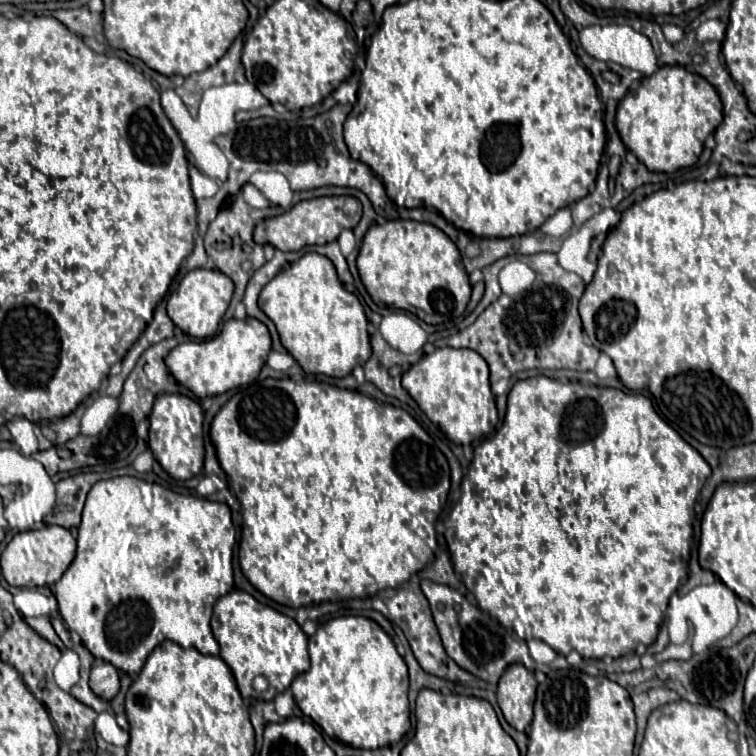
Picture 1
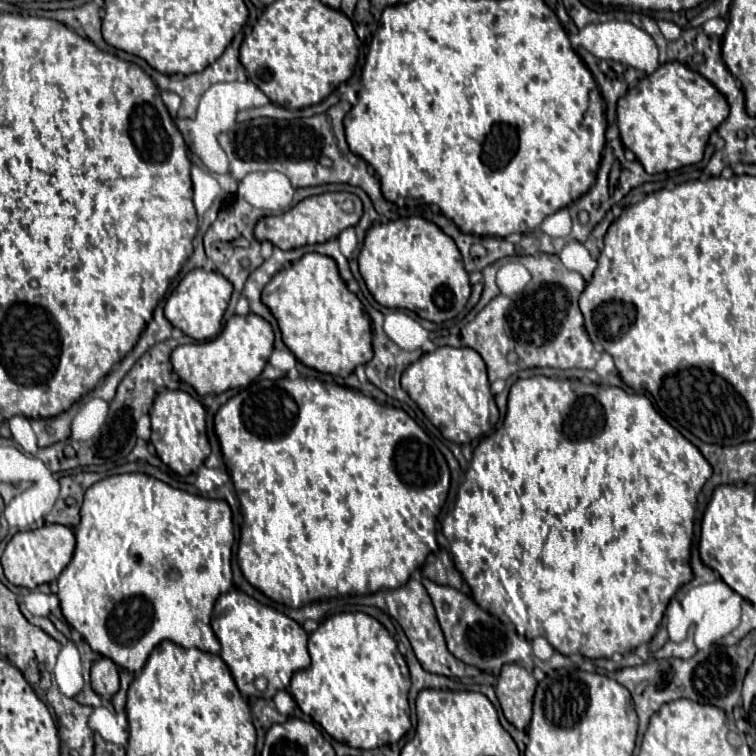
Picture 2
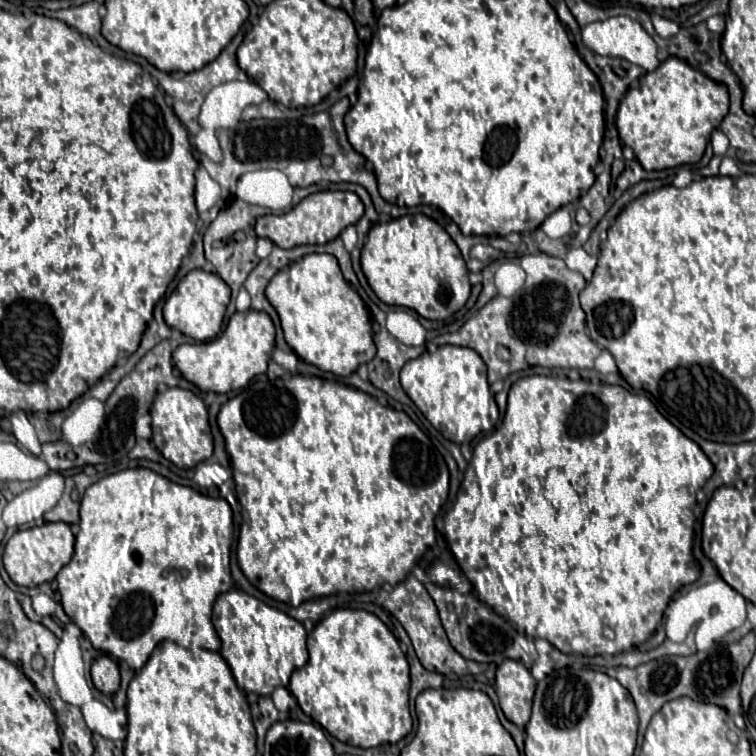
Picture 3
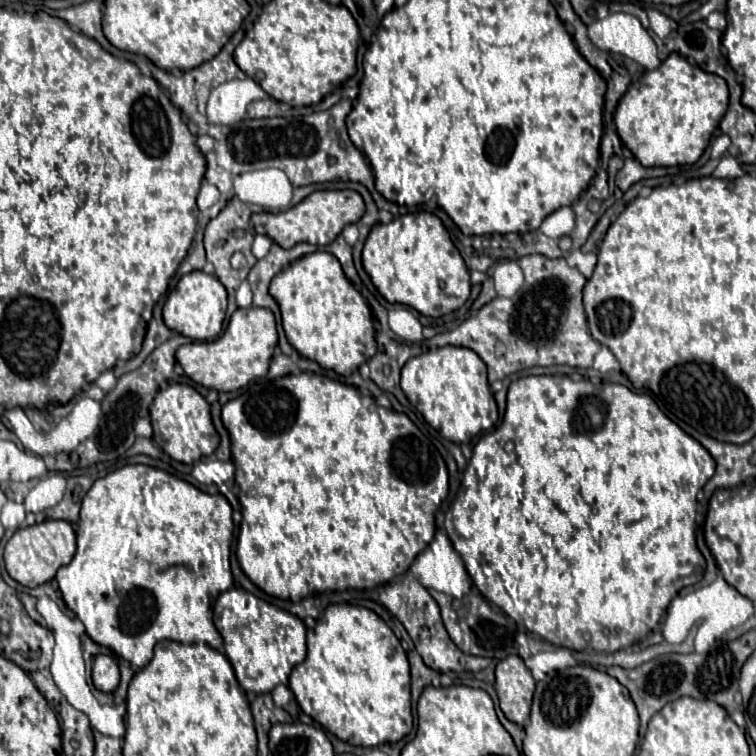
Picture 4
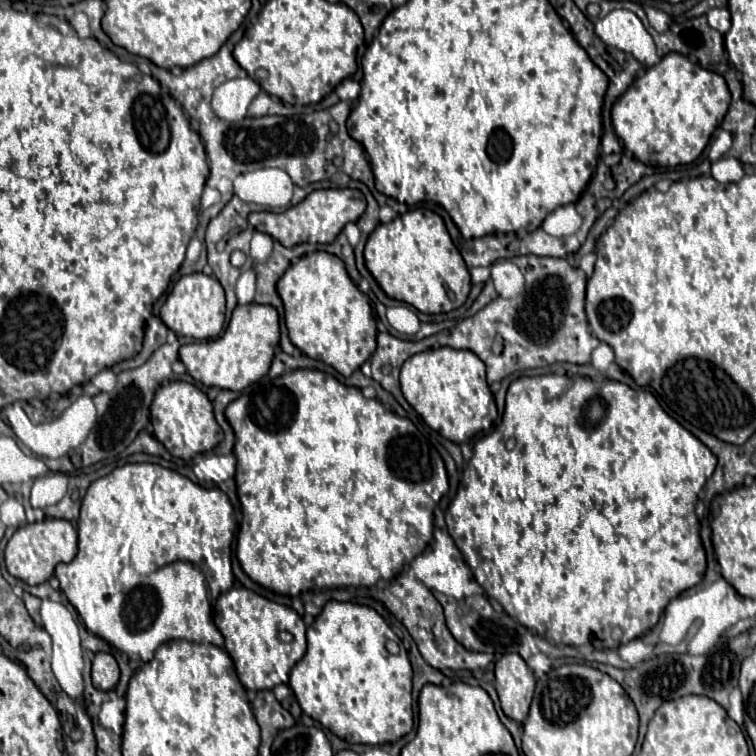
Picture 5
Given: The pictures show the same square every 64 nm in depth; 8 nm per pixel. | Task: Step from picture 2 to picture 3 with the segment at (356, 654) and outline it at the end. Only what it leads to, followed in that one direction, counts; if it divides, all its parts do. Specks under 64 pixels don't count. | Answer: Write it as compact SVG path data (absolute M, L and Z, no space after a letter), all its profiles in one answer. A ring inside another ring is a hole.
M352 608L332 610L308 634L308 652L308 662L296 672L292 672L288 688L296 696L302 712L310 716L314 722L318 722L328 734L352 746L376 748L386 742L396 744L412 730L412 716L408 710L409 664L404 652L400 650L398 640L378 616L366 610Z

